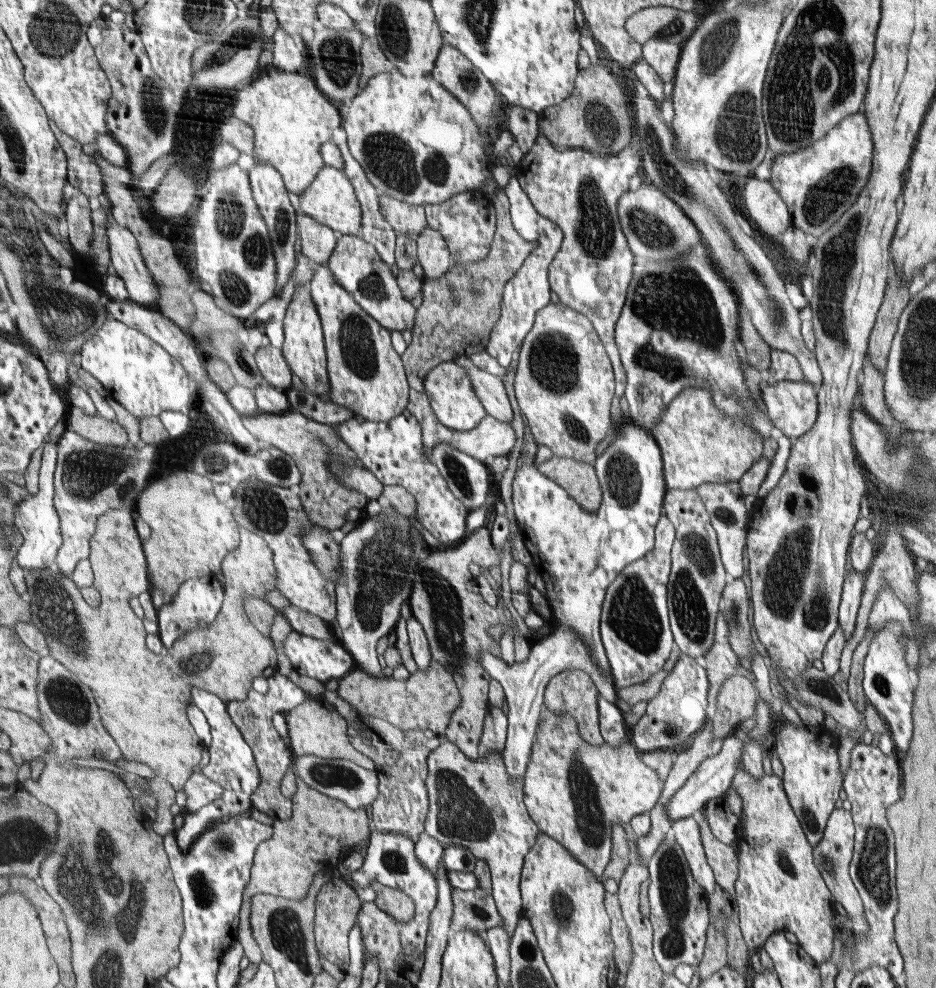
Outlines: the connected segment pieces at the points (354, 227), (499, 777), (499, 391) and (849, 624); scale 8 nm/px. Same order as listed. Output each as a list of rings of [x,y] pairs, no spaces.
[[[324,166],[314,182],[305,191],[298,198],[302,204],[302,211],[306,215],[329,226],[337,234],[360,235],[363,213],[361,204],[358,203],[357,191],[354,190],[349,176],[343,170]]]
[[[442,739],[442,742],[440,742],[440,746],[436,748],[436,750],[432,751],[429,755],[429,776],[427,777],[427,789],[429,790],[429,801],[431,802],[430,808],[429,808],[429,814],[427,814],[426,817],[426,832],[432,836],[432,838],[435,838],[440,844],[443,846],[443,848],[446,848],[447,846],[465,846],[471,848],[474,852],[475,855],[479,858],[482,857],[487,861],[487,865],[489,866],[489,871],[491,872],[491,883],[492,883],[492,897],[494,897],[494,901],[496,903],[496,908],[497,911],[499,912],[499,915],[501,916],[501,924],[500,926],[503,927],[503,929],[506,931],[506,934],[508,934],[510,938],[510,943],[511,943],[511,938],[512,935],[515,933],[515,928],[517,928],[517,922],[520,920],[522,917],[522,914],[524,912],[524,903],[522,902],[521,898],[521,874],[522,874],[522,869],[524,868],[524,862],[525,862],[525,856],[529,853],[529,850],[533,848],[533,846],[537,842],[537,837],[539,836],[540,833],[540,827],[535,823],[532,819],[532,816],[529,814],[528,808],[525,806],[525,801],[524,801],[524,786],[525,786],[525,779],[515,779],[514,777],[511,777],[511,774],[507,771],[507,768],[504,766],[504,757],[503,757],[503,752],[492,752],[492,754],[486,754],[484,758],[481,756],[476,760],[476,762],[470,762],[469,758],[466,758],[465,754],[462,754],[462,751],[458,746],[456,746],[456,743],[450,742],[446,739]]]
[[[467,355],[455,357],[453,361],[465,368],[470,382],[473,382],[473,389],[484,404],[488,416],[511,423],[514,414],[508,394],[504,389],[504,381],[475,365]]]
[[[853,568],[845,572],[838,622],[839,627],[844,630],[846,644],[854,636],[854,630],[856,630],[856,620],[861,605],[863,586],[865,585],[864,575]]]

